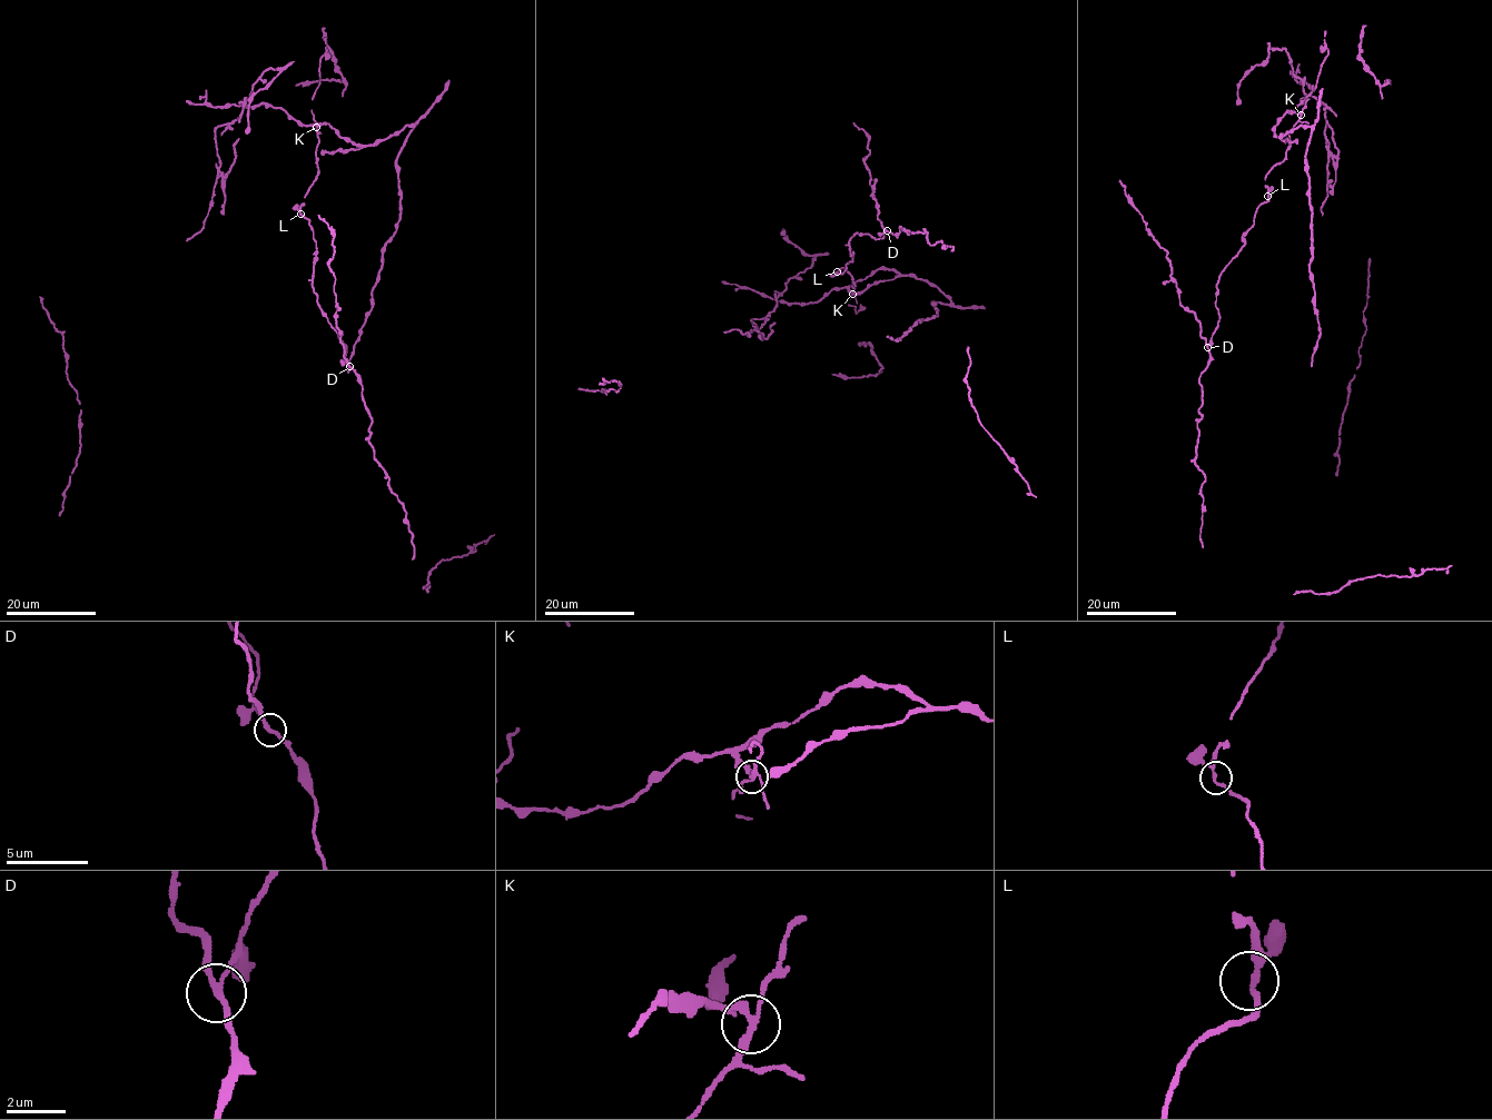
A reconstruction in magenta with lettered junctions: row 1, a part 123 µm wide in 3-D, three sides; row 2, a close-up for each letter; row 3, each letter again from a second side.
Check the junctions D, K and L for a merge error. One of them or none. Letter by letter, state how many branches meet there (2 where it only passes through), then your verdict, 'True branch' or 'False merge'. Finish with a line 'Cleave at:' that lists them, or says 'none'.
D: Branches: 3. True branch
K: Branches: 3. False merge
L: Branches: 3. True branch
Cleave at: K

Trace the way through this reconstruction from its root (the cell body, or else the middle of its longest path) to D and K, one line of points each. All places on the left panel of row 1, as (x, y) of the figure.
D: (307, 219), (316, 249), (312, 288), (323, 314), (346, 347), (345, 358), (349, 366)
K: (307, 219), (300, 214), (300, 206), (318, 171), (316, 126)

